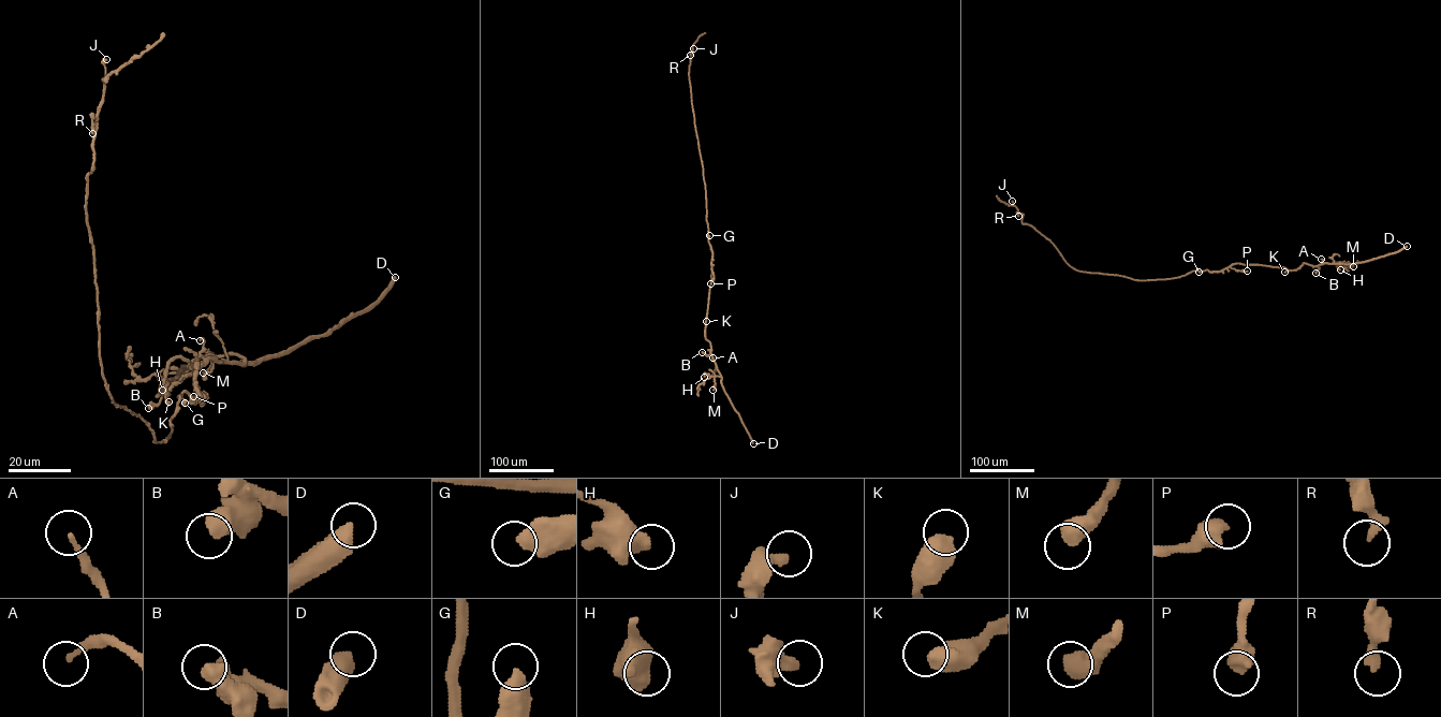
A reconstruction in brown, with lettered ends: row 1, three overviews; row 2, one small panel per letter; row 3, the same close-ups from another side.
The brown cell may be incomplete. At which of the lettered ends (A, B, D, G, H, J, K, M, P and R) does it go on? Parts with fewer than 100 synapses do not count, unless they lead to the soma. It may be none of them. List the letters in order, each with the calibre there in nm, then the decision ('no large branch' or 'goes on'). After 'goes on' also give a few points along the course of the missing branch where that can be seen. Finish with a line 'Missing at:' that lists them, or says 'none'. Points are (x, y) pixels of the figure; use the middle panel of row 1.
A: calibre 190 nm; no large branch
B: calibre 600 nm; no large branch
D: calibre 480 nm; no large branch
G: calibre 550 nm; no large branch
H: calibre 550 nm; no large branch
J: calibre 440 nm; no large branch
K: calibre 600 nm; no large branch
M: calibre 600 nm; no large branch
P: calibre 550 nm; no large branch
R: calibre 340 nm; no large branch
Missing at: none

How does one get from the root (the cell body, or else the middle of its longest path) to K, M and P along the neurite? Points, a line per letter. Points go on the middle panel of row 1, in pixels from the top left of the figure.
K: (708, 229), (712, 258), (706, 321)
M: (708, 229), (712, 258), (705, 336), (721, 377), (715, 377), (712, 390)
P: (708, 229), (712, 252), (710, 283)

